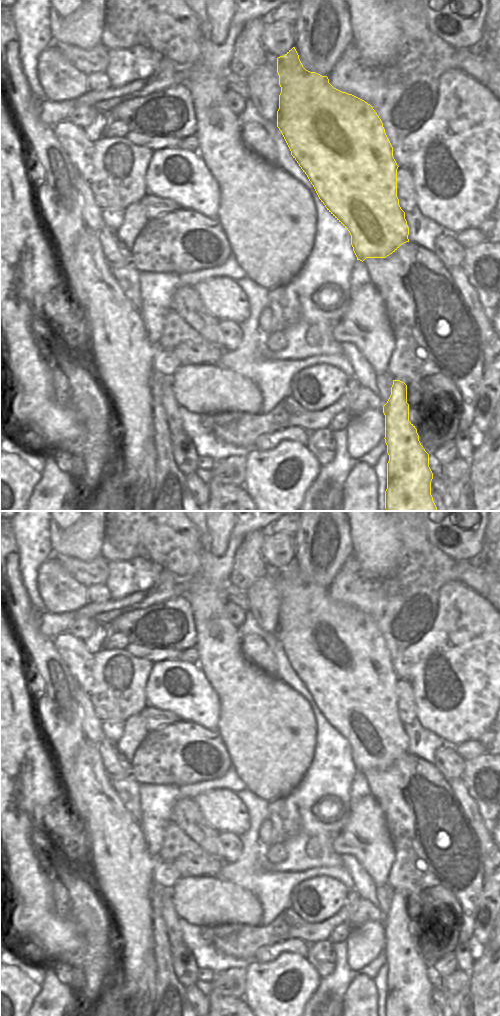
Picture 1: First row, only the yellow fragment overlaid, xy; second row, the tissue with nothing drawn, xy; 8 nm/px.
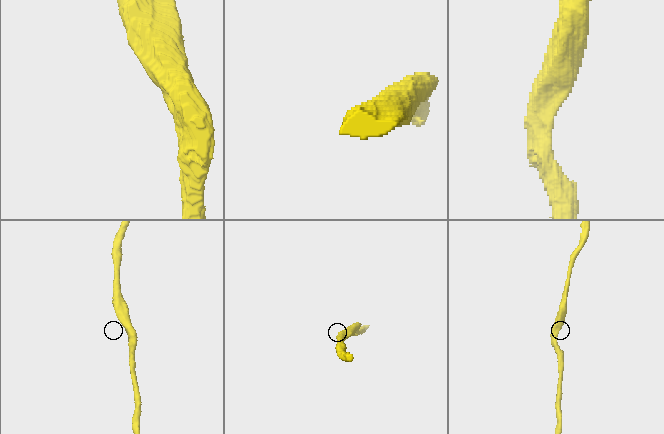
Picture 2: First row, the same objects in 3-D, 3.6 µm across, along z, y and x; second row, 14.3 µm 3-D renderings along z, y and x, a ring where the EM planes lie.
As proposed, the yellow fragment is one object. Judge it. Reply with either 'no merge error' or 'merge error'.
no merge error

